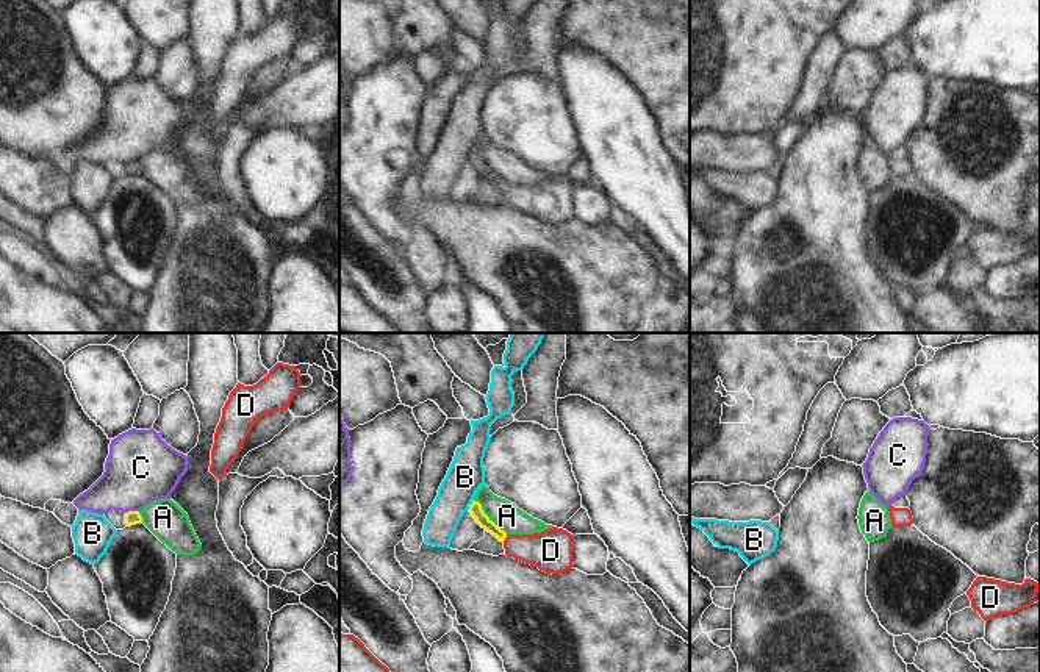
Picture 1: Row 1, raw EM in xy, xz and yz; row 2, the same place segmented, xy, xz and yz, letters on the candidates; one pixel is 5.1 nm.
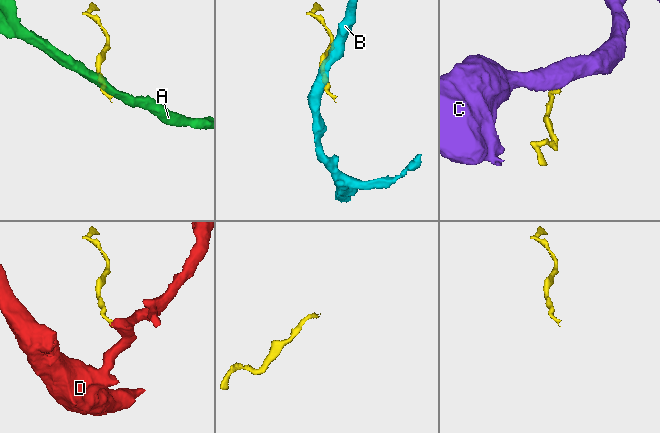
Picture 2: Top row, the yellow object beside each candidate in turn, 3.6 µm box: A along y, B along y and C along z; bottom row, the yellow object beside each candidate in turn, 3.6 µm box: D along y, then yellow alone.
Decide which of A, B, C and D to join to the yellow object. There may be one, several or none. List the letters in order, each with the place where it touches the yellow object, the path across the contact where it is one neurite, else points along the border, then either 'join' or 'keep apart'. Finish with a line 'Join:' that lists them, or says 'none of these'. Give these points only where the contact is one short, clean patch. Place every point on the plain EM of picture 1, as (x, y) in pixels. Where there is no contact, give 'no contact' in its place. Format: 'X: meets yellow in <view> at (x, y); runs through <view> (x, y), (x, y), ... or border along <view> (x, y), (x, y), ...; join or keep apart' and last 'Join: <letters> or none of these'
A: meets yellow in xz at (488, 168); border along xz (474, 149), (507, 183); keep apart
B: meets yellow in xz at (471, 153); border along xz (473, 149), (468, 158); keep apart
C: meets yellow in xy at (132, 161); border along xy (138, 160), (125, 163); keep apart
D: meets yellow in xz at (505, 186); runs through xz (482, 169), (505, 186), (515, 196), (551, 200); join
Join: D

